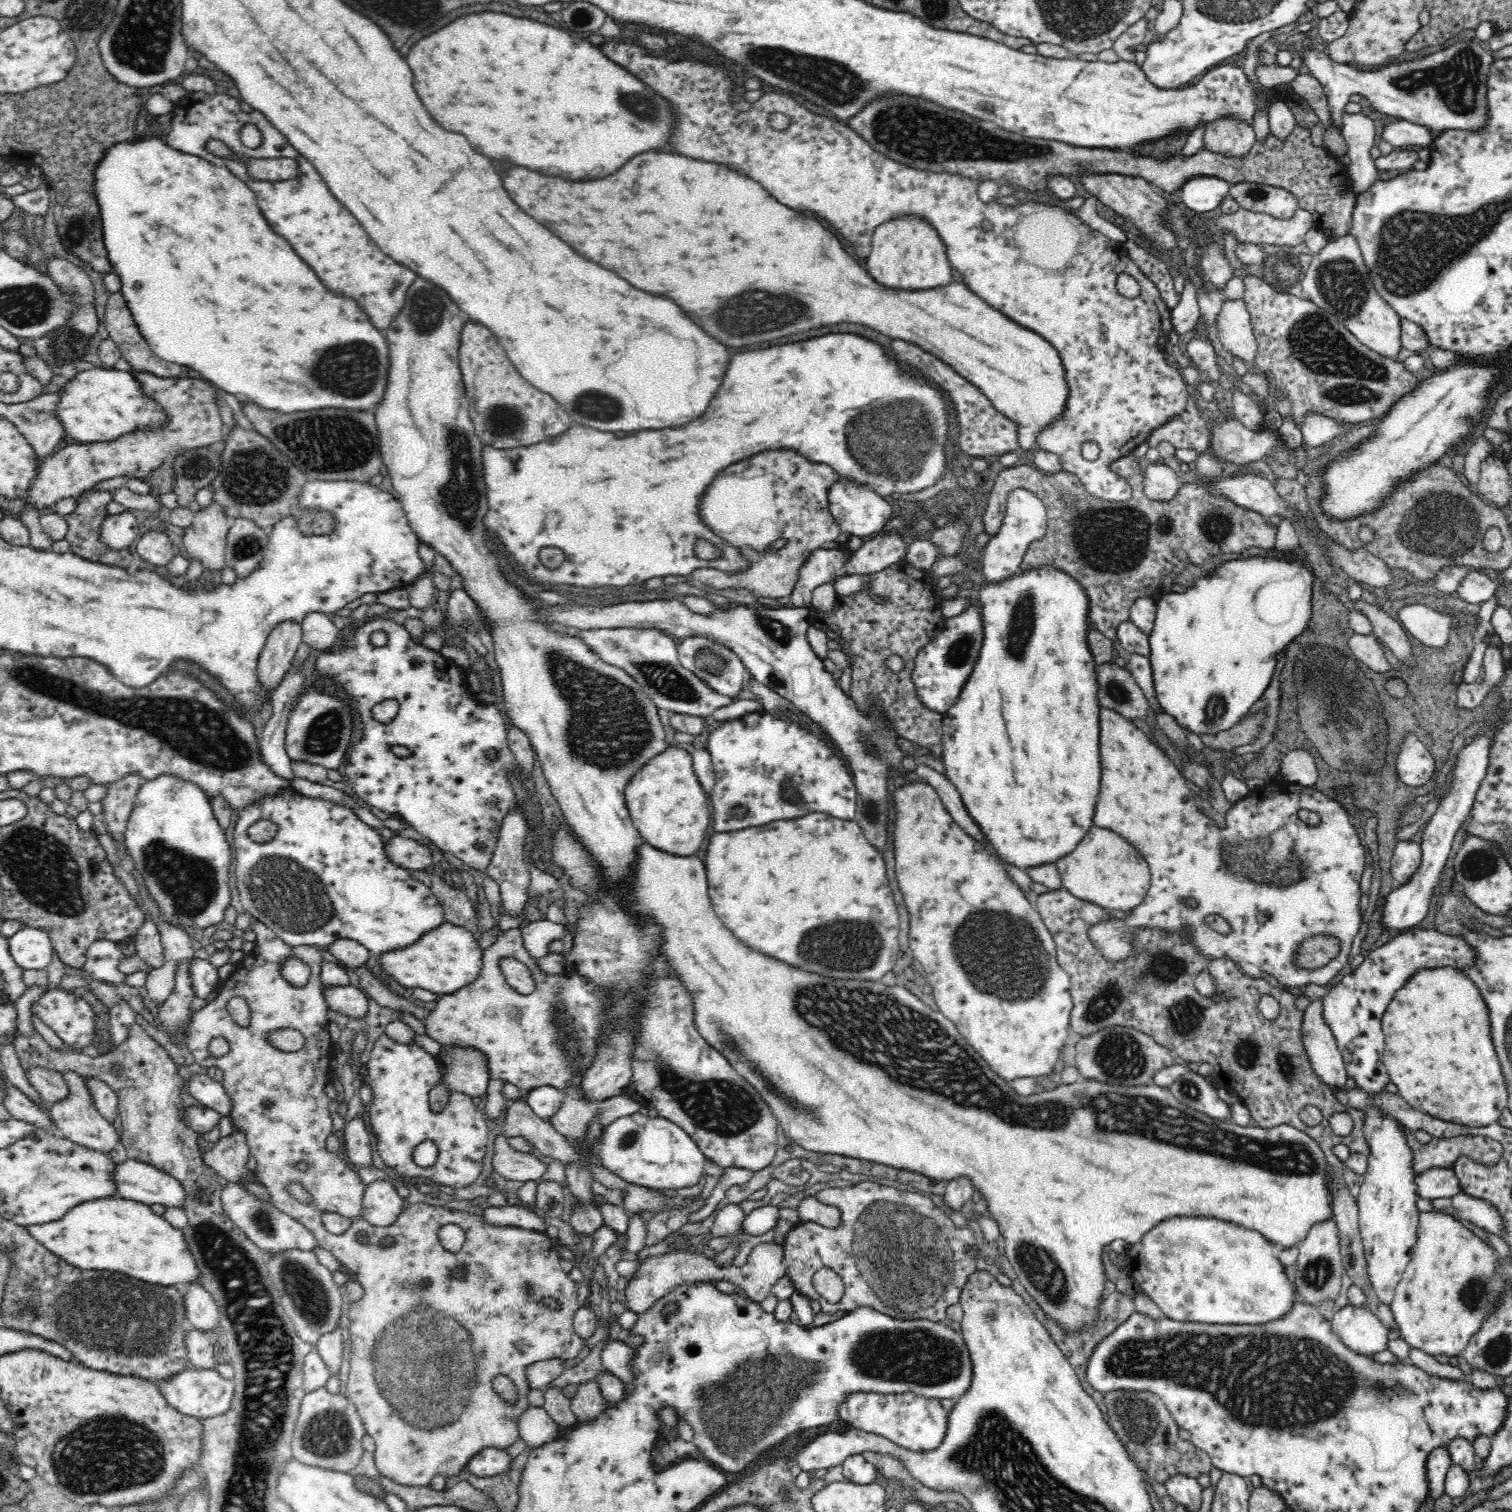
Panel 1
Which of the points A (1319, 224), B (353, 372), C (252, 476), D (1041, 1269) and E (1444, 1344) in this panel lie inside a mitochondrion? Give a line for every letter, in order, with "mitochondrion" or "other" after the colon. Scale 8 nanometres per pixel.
A: other
B: mitochondrion
C: mitochondrion
D: mitochondrion
E: other

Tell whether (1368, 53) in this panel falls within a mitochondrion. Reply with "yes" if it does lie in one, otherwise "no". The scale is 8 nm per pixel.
no

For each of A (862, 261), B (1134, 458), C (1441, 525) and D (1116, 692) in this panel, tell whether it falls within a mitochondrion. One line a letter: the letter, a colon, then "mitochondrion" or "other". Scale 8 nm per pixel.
A: other
B: other
C: mitochondrion
D: mitochondrion

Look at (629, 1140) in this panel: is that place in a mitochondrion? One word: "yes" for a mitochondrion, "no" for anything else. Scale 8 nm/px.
yes

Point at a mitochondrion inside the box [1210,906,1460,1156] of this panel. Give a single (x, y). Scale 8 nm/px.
(1248, 1049)

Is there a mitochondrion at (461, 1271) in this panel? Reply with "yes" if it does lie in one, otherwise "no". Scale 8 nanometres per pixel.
no

